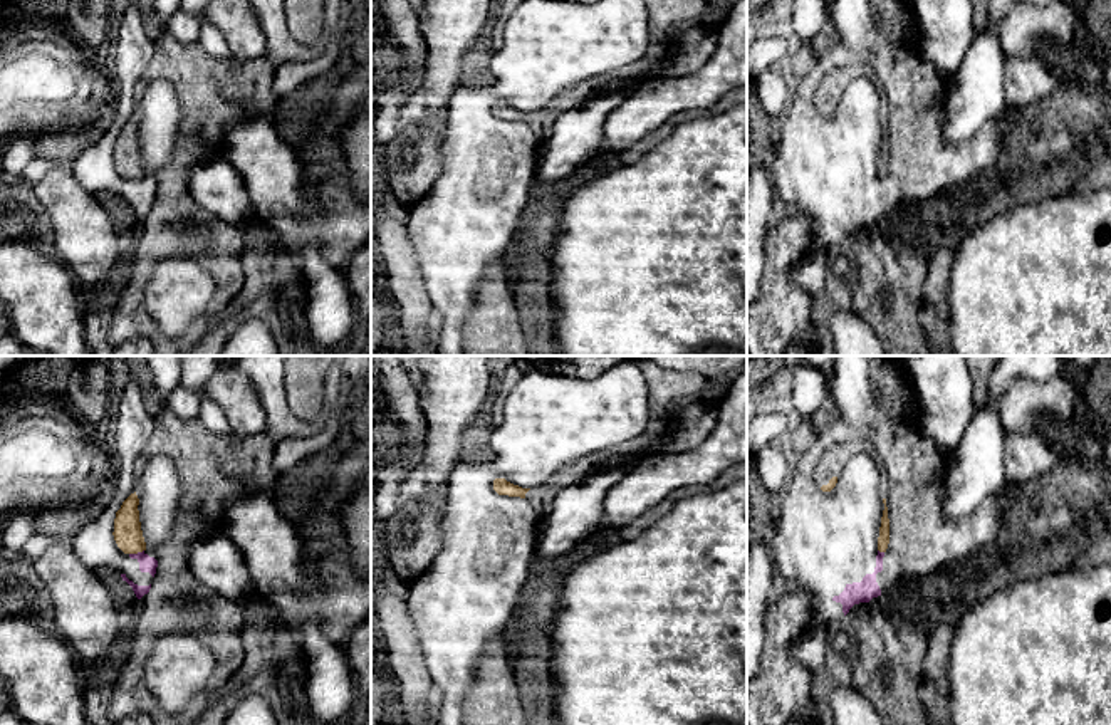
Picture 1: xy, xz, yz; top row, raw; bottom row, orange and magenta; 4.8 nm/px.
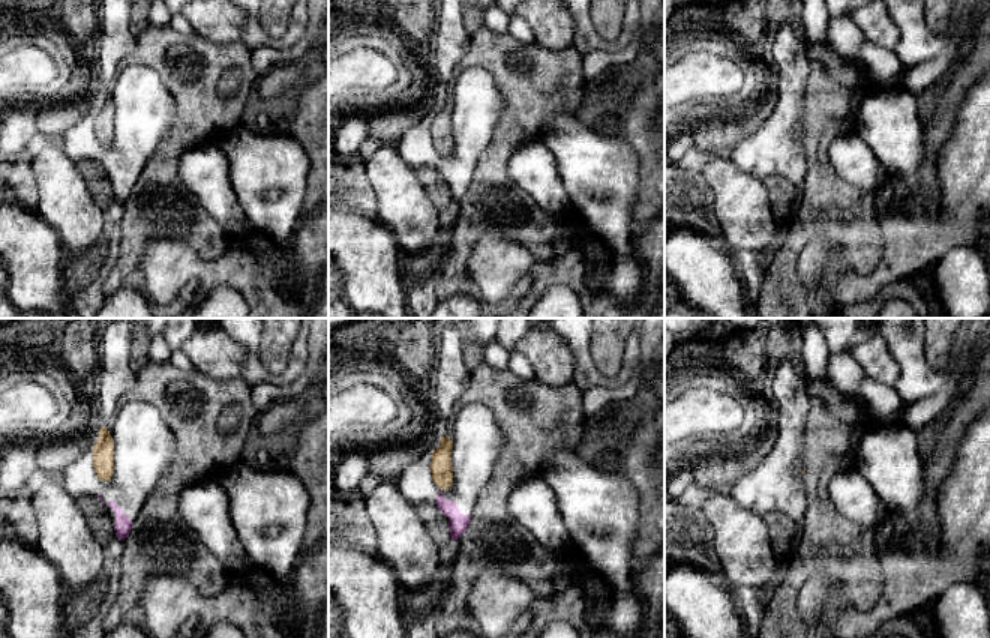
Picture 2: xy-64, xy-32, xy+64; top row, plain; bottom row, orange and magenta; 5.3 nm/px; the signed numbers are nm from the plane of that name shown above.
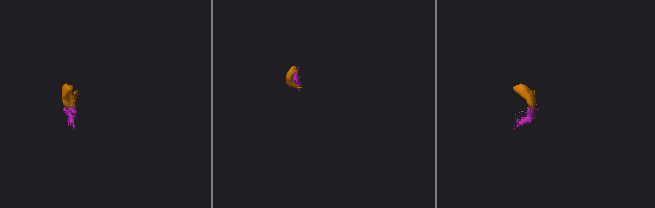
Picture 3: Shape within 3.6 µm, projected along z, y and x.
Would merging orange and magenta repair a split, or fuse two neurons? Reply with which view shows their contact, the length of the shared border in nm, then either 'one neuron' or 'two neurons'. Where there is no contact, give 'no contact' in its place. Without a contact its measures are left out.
meets orange in xy; contact 80 nm long; two neurons

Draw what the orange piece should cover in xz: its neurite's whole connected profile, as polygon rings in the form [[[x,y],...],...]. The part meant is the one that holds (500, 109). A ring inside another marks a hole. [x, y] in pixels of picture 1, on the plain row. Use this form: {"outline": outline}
{"outline": [[[594,77],[577,84],[576,87],[566,92],[561,92],[544,109],[539,109],[532,114],[514,109],[505,102],[495,102],[493,114],[498,119],[525,123],[540,139],[540,143],[544,143],[550,136],[556,119],[569,109],[574,109],[579,104],[586,102],[589,96],[597,89],[599,81]]]}

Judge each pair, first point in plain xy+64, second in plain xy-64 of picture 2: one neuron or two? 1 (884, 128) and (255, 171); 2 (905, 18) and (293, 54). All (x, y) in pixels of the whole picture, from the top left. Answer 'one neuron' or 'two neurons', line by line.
1: one neuron
2: two neurons

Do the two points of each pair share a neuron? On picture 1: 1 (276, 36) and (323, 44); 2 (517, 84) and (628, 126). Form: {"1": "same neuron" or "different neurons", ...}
{"1": "same neuron", "2": "different neurons"}

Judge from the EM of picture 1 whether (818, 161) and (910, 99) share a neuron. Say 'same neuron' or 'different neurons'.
same neuron

